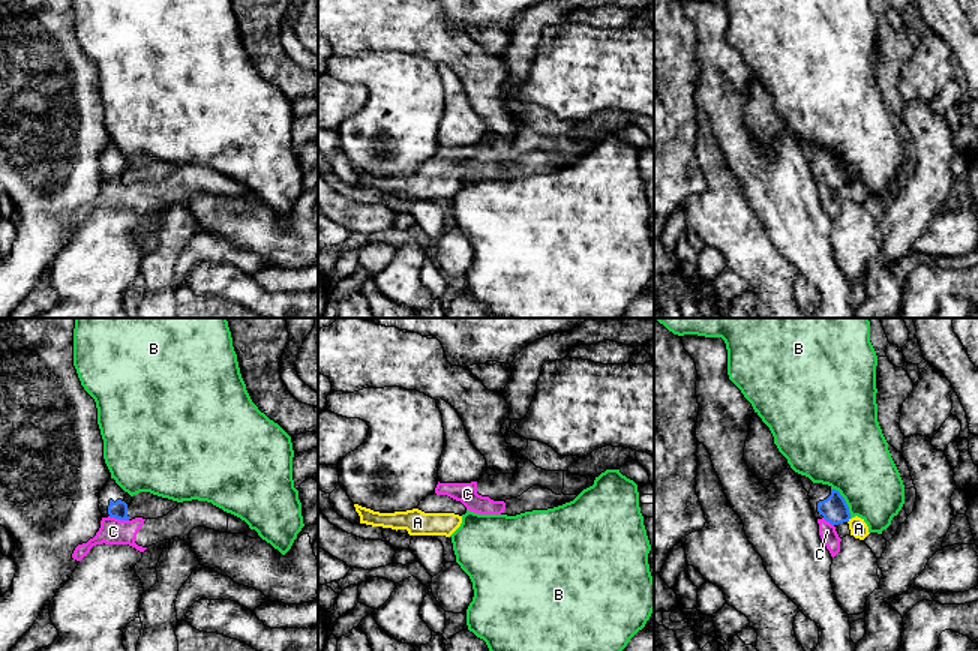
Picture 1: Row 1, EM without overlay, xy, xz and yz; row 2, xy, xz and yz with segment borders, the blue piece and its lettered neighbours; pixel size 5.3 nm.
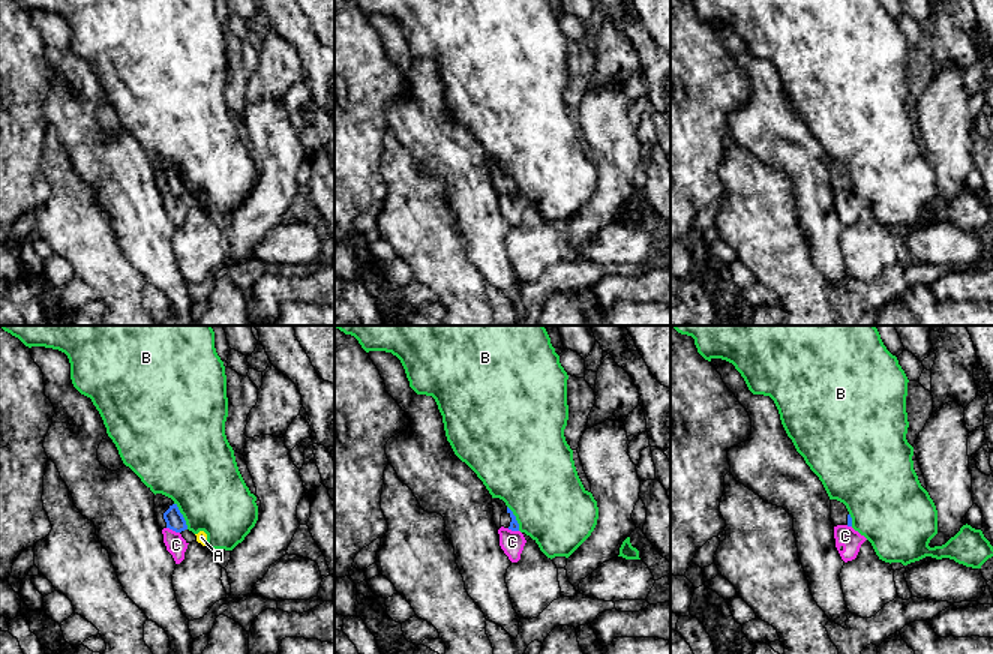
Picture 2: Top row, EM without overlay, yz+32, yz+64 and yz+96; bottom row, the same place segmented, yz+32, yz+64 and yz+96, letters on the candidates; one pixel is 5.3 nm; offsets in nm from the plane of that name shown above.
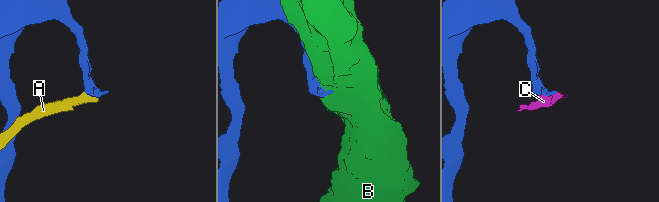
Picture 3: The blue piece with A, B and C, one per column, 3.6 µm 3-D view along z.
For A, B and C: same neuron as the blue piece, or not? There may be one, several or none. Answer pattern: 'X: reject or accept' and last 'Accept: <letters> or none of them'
A: reject
B: reject
C: reject
Accept: none of them

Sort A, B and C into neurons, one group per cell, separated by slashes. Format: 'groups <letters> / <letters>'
groups A C / B

